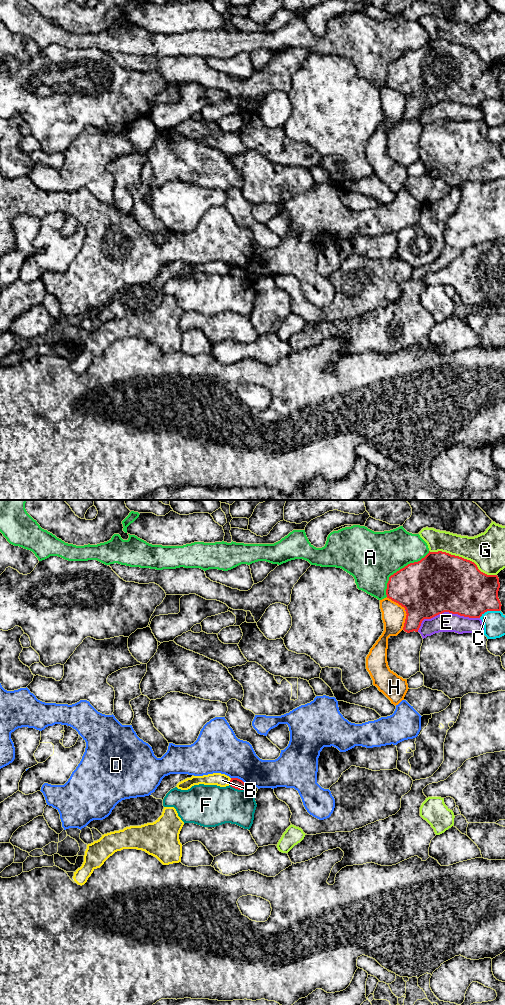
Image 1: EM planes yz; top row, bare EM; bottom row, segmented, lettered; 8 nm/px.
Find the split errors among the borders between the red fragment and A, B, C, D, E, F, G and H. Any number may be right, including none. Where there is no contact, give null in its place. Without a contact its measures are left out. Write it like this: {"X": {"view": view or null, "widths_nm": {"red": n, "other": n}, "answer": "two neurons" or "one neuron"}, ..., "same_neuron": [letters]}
{"A": {"view": "yz", "widths_nm": {"red": 440, "other": 420}, "answer": "two neurons"}, "B": {"view": "yz", "widths_nm": {"red": 90, "other": 110}, "answer": "two neurons"}, "C": {"view": "yz", "widths_nm": {"red": 400, "other": 180}, "answer": "two neurons"}, "D": {"view": "yz", "widths_nm": {"red": 90, "other": 320}, "answer": "two neurons"}, "E": {"view": "yz", "widths_nm": {"red": 480, "other": 160}, "answer": "two neurons"}, "F": {"view": "yz", "widths_nm": {"red": 90, "other": 340}, "answer": "two neurons"}, "G": {"view": "yz", "widths_nm": {"red": 460, "other": 280}, "answer": "two neurons"}, "H": {"view": "yz", "widths_nm": {"red": 440, "other": 190}, "answer": "two neurons"}, "same_neuron": []}

